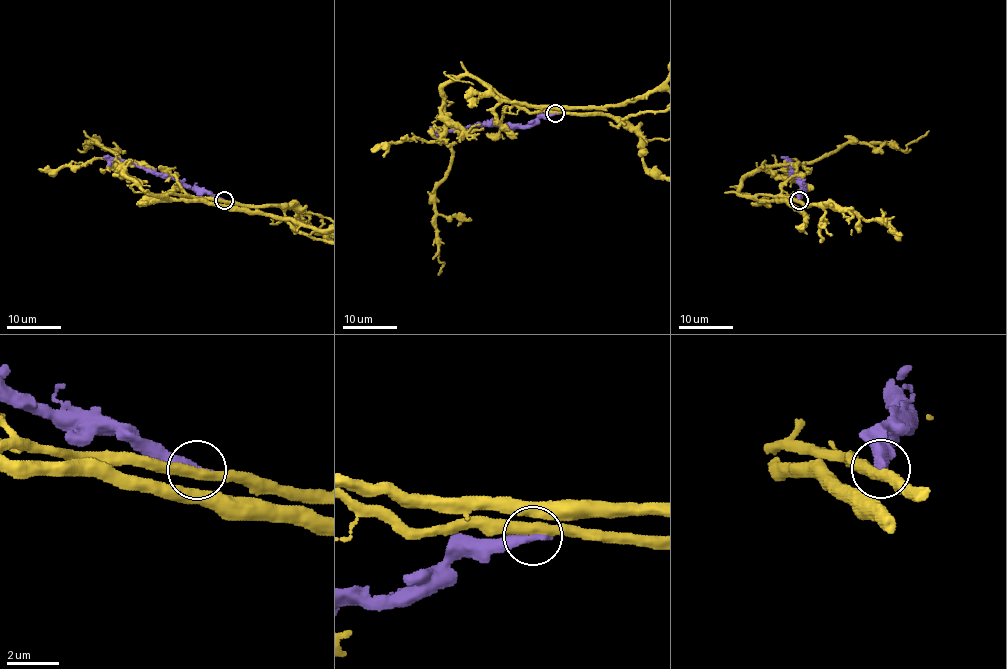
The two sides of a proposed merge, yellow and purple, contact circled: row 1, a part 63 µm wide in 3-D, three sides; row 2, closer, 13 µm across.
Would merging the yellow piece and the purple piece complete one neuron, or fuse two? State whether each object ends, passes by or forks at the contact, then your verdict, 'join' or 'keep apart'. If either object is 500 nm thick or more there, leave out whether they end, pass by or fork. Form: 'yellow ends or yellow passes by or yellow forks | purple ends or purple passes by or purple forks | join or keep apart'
yellow forks | purple ends | keep apart

